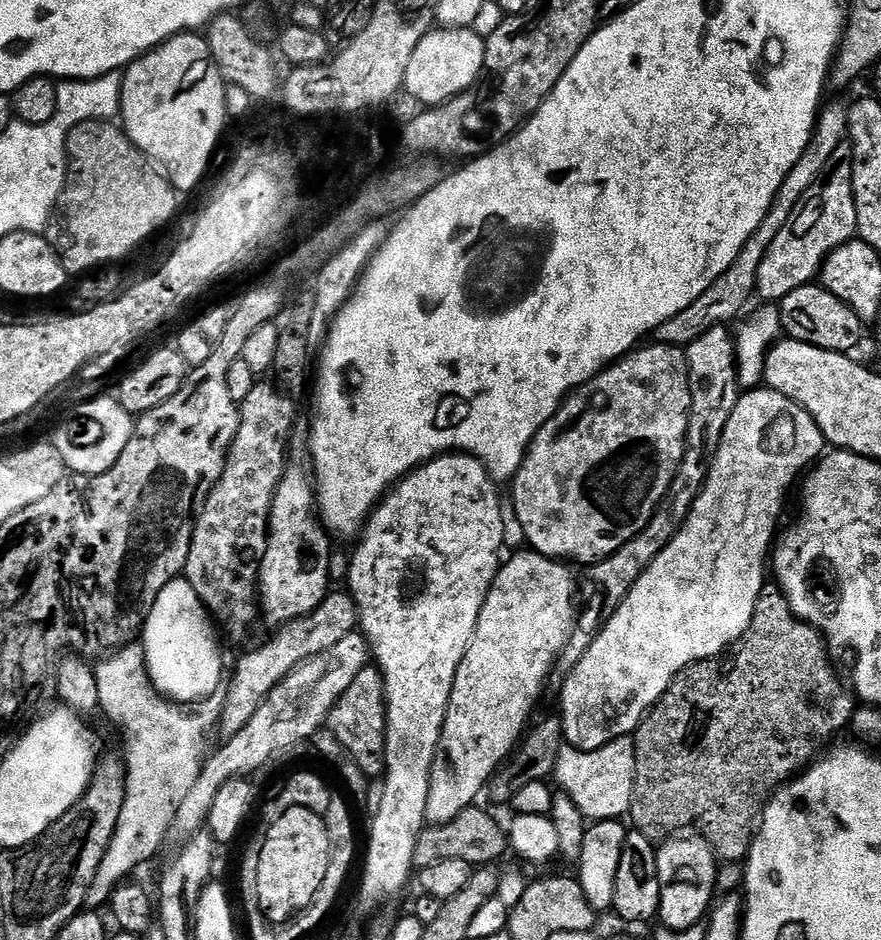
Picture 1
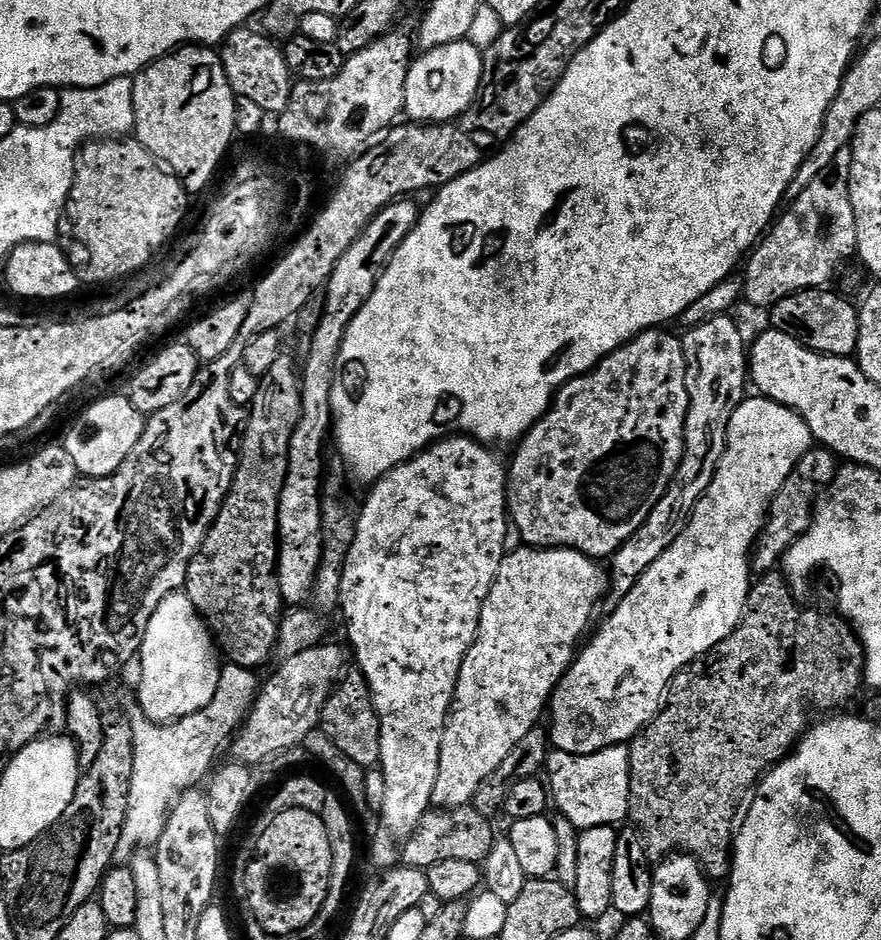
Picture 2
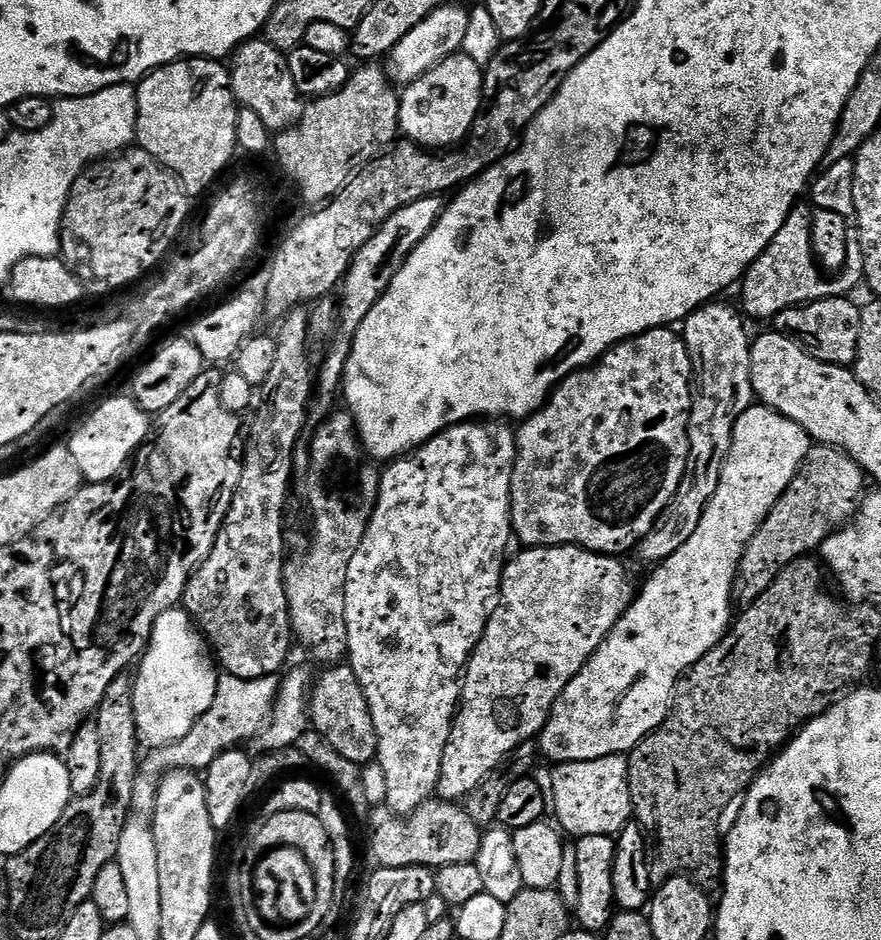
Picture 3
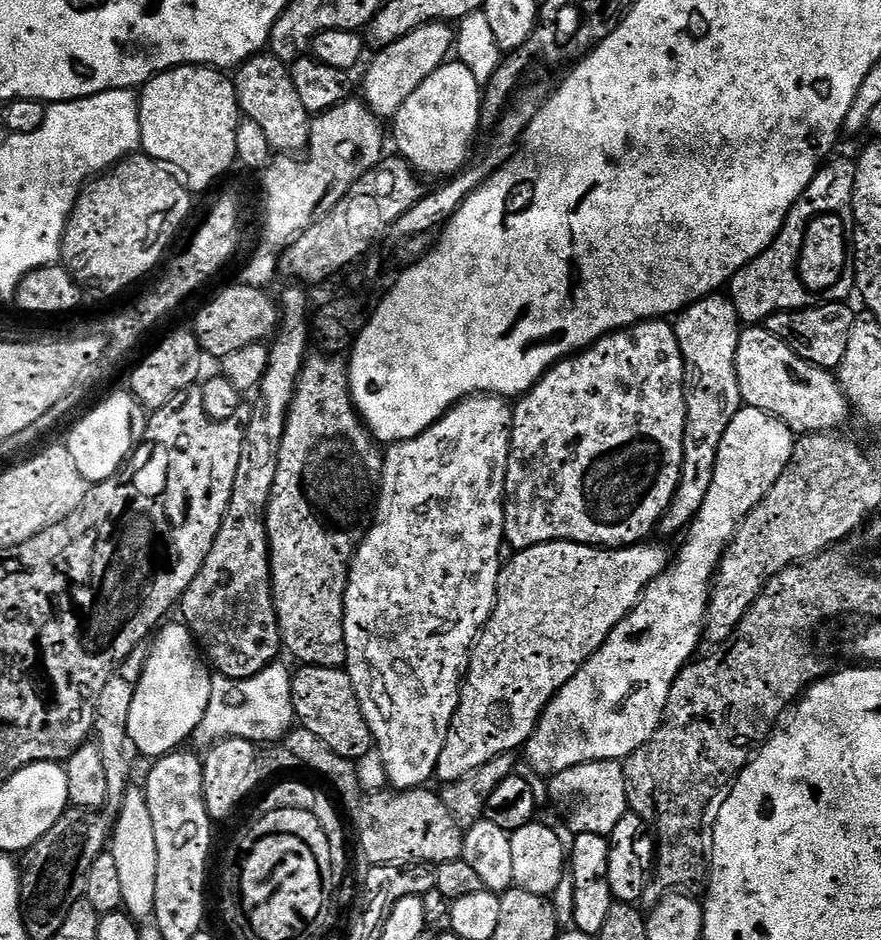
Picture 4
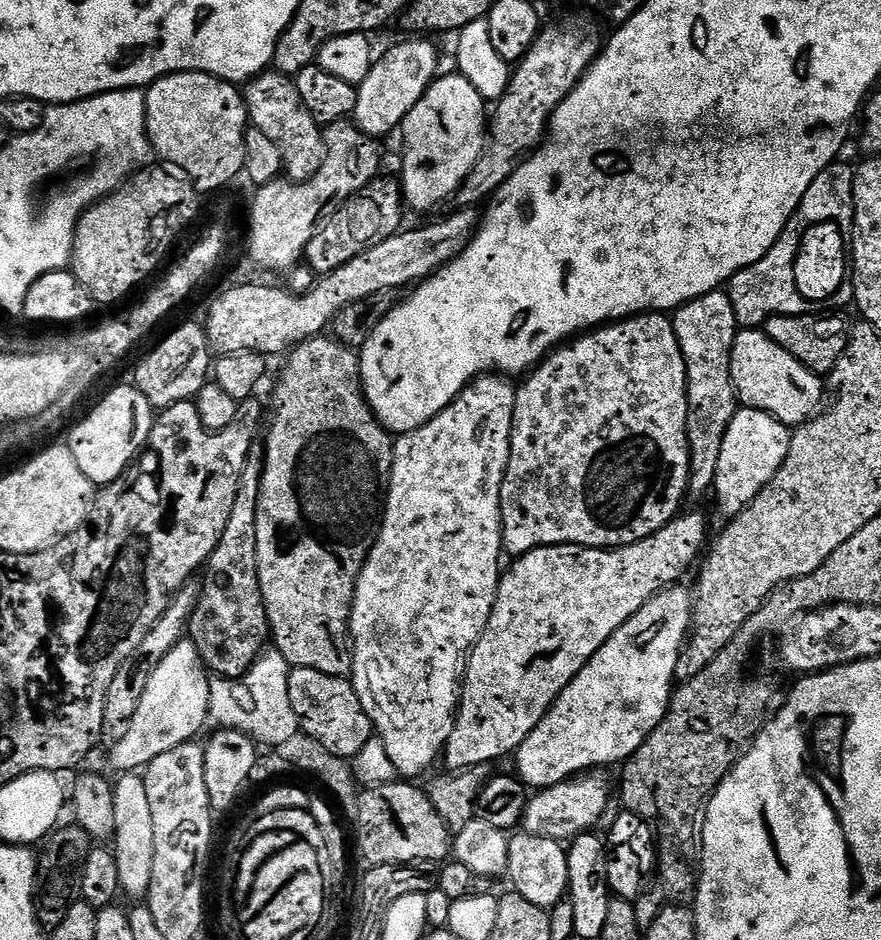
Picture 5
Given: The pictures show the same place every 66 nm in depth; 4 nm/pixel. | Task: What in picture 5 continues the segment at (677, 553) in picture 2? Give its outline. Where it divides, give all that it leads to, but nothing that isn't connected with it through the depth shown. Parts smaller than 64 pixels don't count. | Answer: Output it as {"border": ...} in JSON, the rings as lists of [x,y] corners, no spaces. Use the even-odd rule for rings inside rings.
{"border":[[[745,407],[736,411],[722,442],[714,485],[716,504],[724,518],[737,516],[747,504],[754,502],[754,498],[768,485],[770,478],[778,474],[782,462],[786,462],[791,441],[789,425],[775,420],[770,414]],[[673,586],[659,592],[654,598],[650,598],[642,606],[642,610],[638,610],[638,614],[630,617],[617,632],[615,632],[609,640],[596,651],[594,658],[590,658],[590,662],[586,662],[586,666],[582,671],[573,678],[568,685],[560,692],[560,697],[554,701],[551,708],[542,719],[538,722],[536,729],[530,733],[524,741],[520,743],[520,747],[514,753],[516,759],[515,771],[518,773],[519,779],[528,785],[529,789],[539,790],[541,788],[552,788],[556,784],[563,784],[566,780],[579,777],[587,768],[600,768],[603,764],[616,764],[631,758],[646,742],[646,738],[658,727],[664,720],[664,715],[668,713],[668,702],[672,699],[674,691],[674,681],[676,680],[676,667],[678,666],[678,658],[680,652],[684,649],[688,639],[689,631],[692,627],[692,602],[694,596],[691,591],[688,592],[684,586]]]}

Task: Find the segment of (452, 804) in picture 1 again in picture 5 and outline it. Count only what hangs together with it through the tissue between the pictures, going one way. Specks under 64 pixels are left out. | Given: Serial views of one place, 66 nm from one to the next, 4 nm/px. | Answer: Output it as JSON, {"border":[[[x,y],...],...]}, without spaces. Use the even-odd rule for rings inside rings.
{"border":[[[686,512],[677,515],[675,520],[668,523],[662,530],[658,530],[650,538],[642,538],[638,542],[627,544],[621,548],[584,548],[581,544],[555,544],[549,548],[530,550],[525,556],[515,557],[509,568],[507,565],[506,571],[500,577],[500,585],[496,591],[496,601],[492,607],[486,630],[480,635],[476,645],[472,647],[472,655],[468,658],[468,670],[462,676],[462,691],[460,693],[460,707],[456,710],[456,725],[448,739],[448,747],[442,753],[443,763],[448,763],[447,767],[449,769],[473,768],[479,764],[491,765],[492,760],[498,759],[499,756],[504,756],[507,752],[508,755],[515,753],[516,749],[520,747],[520,743],[536,729],[540,719],[546,715],[554,701],[560,697],[561,690],[582,671],[586,666],[586,662],[590,662],[590,658],[594,658],[596,651],[630,617],[638,614],[638,610],[642,610],[645,602],[657,596],[664,589],[679,585],[683,581],[680,579],[687,574],[688,567],[692,563],[695,565],[701,559],[702,553],[709,543],[707,518],[700,512]]]}

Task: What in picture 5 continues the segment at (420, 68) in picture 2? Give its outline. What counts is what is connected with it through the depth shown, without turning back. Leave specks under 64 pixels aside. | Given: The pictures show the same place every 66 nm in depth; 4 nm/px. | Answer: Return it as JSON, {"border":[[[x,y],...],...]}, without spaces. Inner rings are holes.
{"border":[[[459,74],[437,75],[426,94],[406,114],[402,200],[409,209],[428,212],[455,197],[462,182],[474,170],[486,143],[486,101]]]}

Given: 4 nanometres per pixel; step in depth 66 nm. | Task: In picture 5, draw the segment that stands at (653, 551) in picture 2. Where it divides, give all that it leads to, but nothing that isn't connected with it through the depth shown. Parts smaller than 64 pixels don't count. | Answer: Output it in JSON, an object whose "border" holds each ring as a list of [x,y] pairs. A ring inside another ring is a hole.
{"border":[[[724,290],[711,292],[689,304],[683,304],[681,308],[675,309],[671,322],[676,331],[678,346],[682,350],[682,358],[686,362],[688,379],[688,492],[700,496],[707,488],[709,491],[715,485],[722,442],[738,410],[736,387],[730,374],[730,354],[738,325],[732,300]]]}

